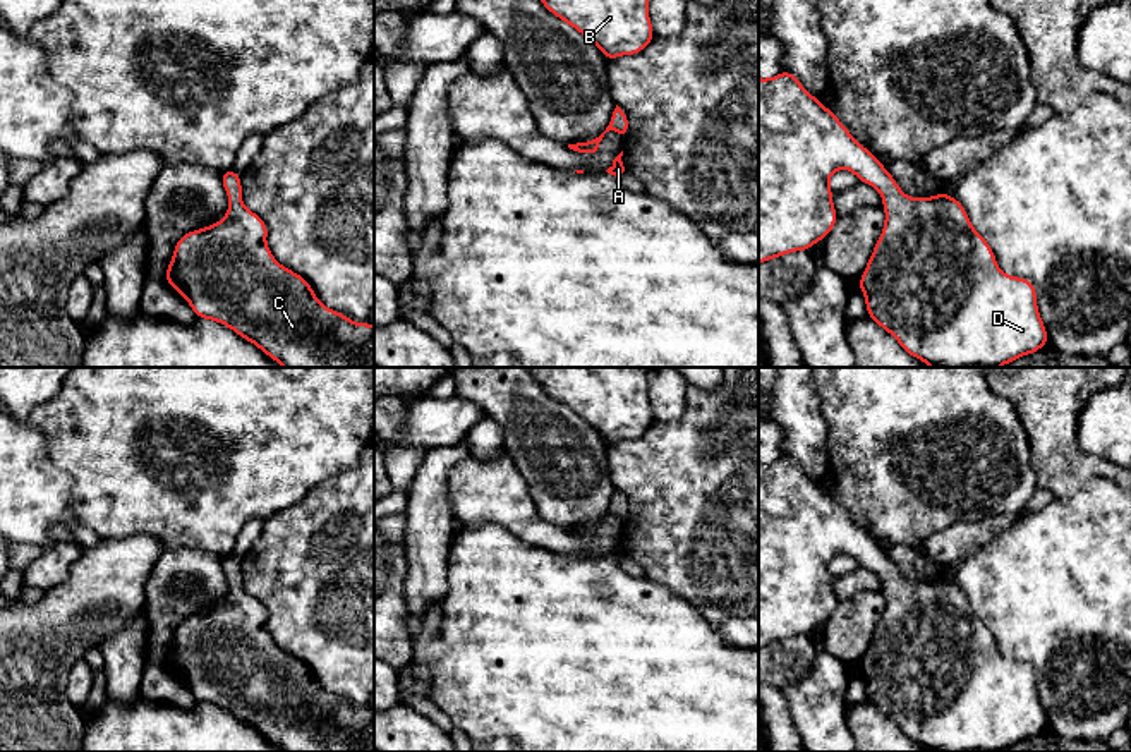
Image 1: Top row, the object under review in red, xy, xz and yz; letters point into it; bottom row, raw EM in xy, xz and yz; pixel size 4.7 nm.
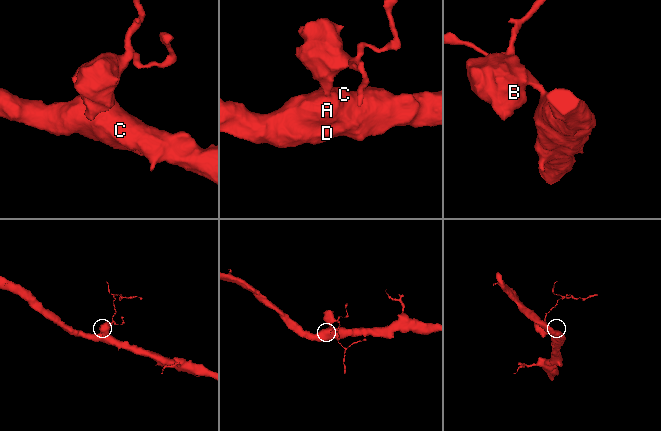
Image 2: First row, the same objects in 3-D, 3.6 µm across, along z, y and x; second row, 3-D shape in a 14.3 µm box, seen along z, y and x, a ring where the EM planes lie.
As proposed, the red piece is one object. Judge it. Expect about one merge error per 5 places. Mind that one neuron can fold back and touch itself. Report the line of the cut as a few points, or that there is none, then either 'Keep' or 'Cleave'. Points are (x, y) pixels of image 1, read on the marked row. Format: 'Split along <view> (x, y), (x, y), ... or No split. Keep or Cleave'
No split. Keep

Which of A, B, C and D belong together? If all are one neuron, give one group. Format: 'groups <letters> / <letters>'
groups A B C D

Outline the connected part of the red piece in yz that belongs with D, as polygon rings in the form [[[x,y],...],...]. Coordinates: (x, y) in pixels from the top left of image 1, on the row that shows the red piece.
[[[786,70],[771,79],[759,77],[759,264],[795,251],[810,251],[827,237],[839,216],[829,179],[839,168],[848,168],[858,182],[882,196],[886,223],[856,285],[865,295],[867,316],[889,331],[908,355],[930,367],[999,367],[1049,345],[1035,283],[1009,276],[997,266],[990,244],[970,223],[965,206],[947,192],[922,199],[906,196],[879,158]]]

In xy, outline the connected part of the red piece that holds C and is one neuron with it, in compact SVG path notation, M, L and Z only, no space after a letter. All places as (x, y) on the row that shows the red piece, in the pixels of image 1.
M221 172L223 189L228 194L227 216L211 227L187 232L175 242L165 280L191 304L196 318L225 324L285 367L374 367L374 326L355 323L343 312L323 306L304 276L273 258L266 246L266 221L242 204L240 179L242 173Z

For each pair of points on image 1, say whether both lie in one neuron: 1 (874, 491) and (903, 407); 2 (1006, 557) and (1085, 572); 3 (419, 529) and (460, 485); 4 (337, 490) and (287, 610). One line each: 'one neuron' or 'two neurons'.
1: one neuron
2: one neuron
3: two neurons
4: one neuron

